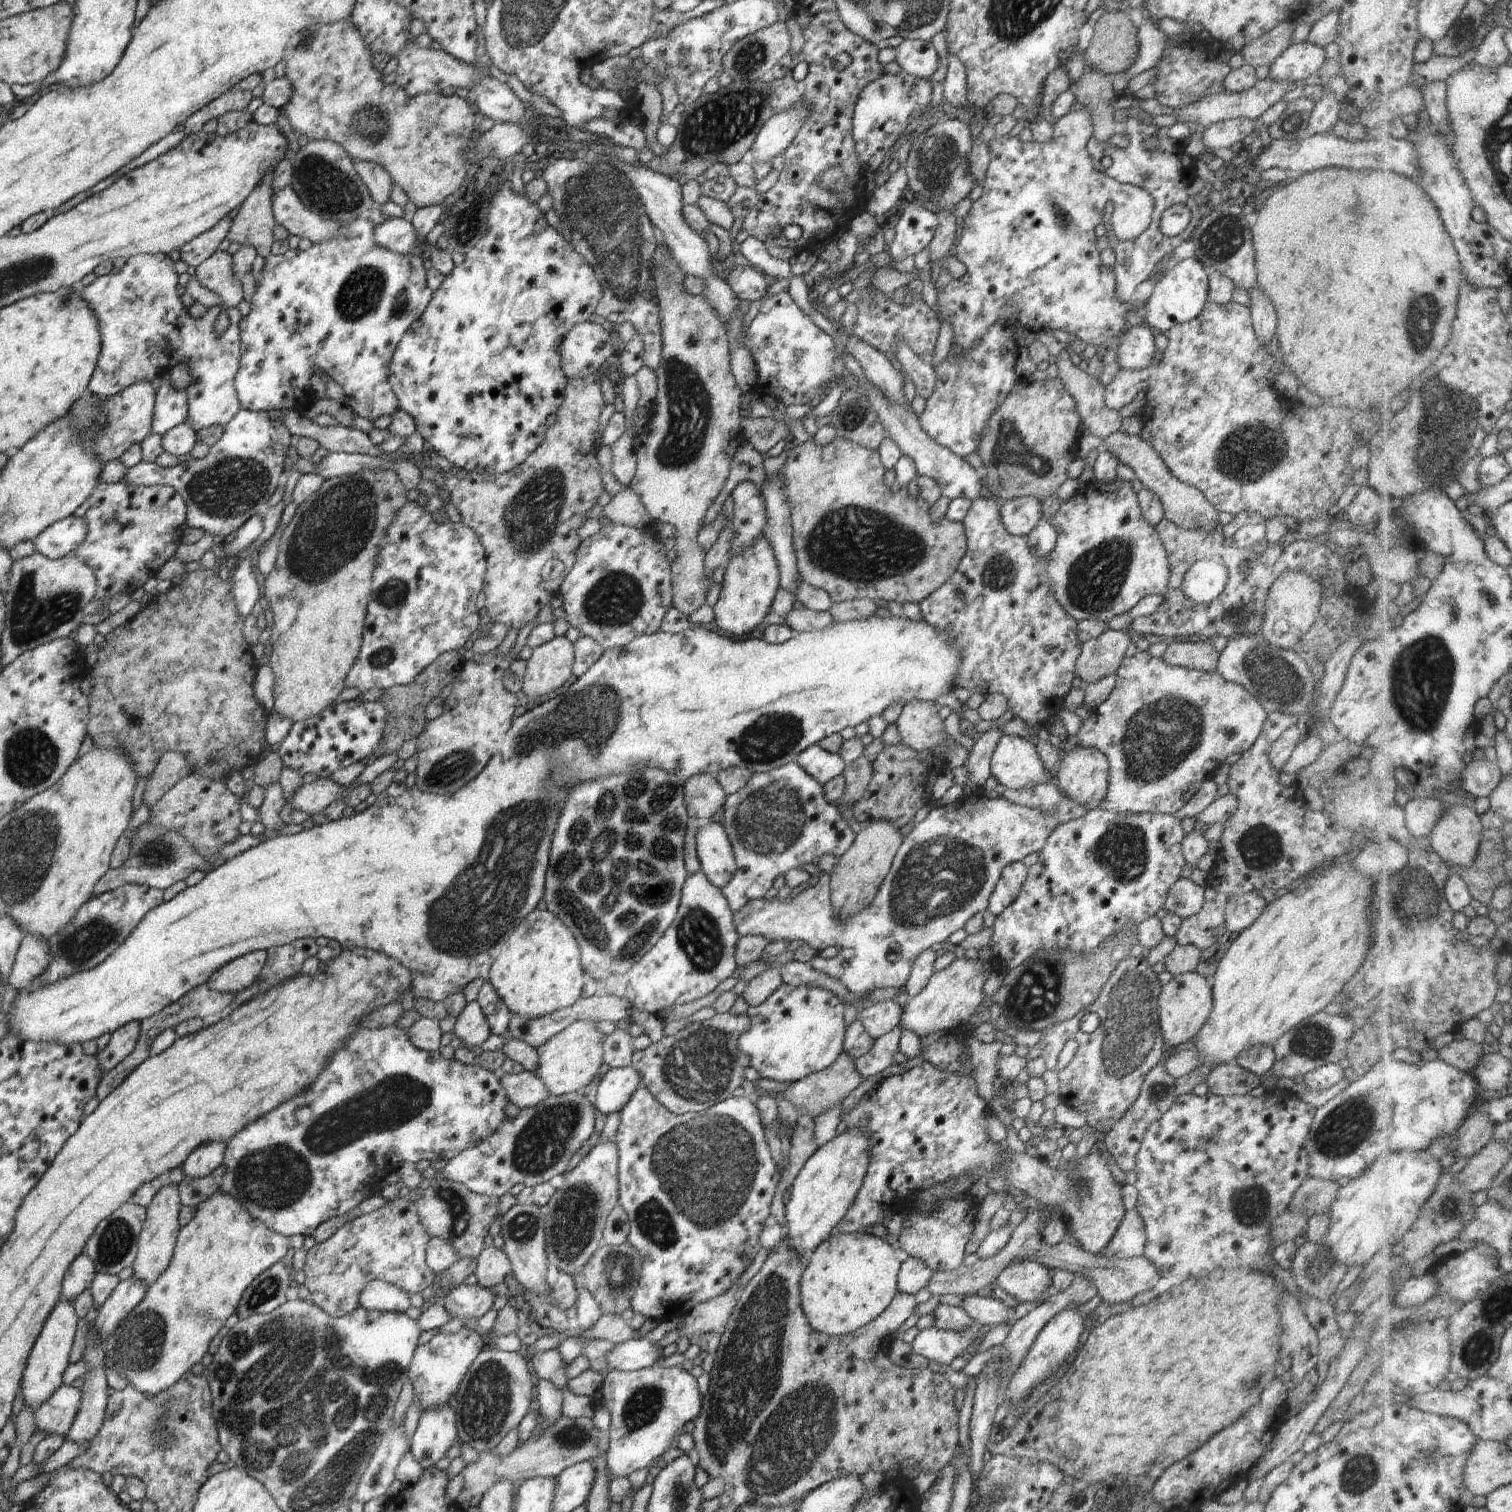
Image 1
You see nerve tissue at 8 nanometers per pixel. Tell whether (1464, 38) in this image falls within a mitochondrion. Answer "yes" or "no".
yes

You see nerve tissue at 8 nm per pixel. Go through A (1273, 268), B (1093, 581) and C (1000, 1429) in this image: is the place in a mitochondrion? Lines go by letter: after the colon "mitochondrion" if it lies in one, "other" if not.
A: other
B: mitochondrion
C: other

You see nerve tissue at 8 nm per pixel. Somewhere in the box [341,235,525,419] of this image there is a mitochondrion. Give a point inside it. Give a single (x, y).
(400, 304)

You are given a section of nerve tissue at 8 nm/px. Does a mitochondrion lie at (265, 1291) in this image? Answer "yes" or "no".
yes

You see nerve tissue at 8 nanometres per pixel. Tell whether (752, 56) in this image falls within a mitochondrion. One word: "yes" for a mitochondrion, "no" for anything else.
yes

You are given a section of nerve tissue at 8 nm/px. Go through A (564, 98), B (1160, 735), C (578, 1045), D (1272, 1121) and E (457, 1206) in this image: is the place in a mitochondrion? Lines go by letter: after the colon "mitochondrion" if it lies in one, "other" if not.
A: other
B: mitochondrion
C: other
D: other
E: mitochondrion

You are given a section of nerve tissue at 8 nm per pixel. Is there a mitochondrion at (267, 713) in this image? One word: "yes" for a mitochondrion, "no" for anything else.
no

